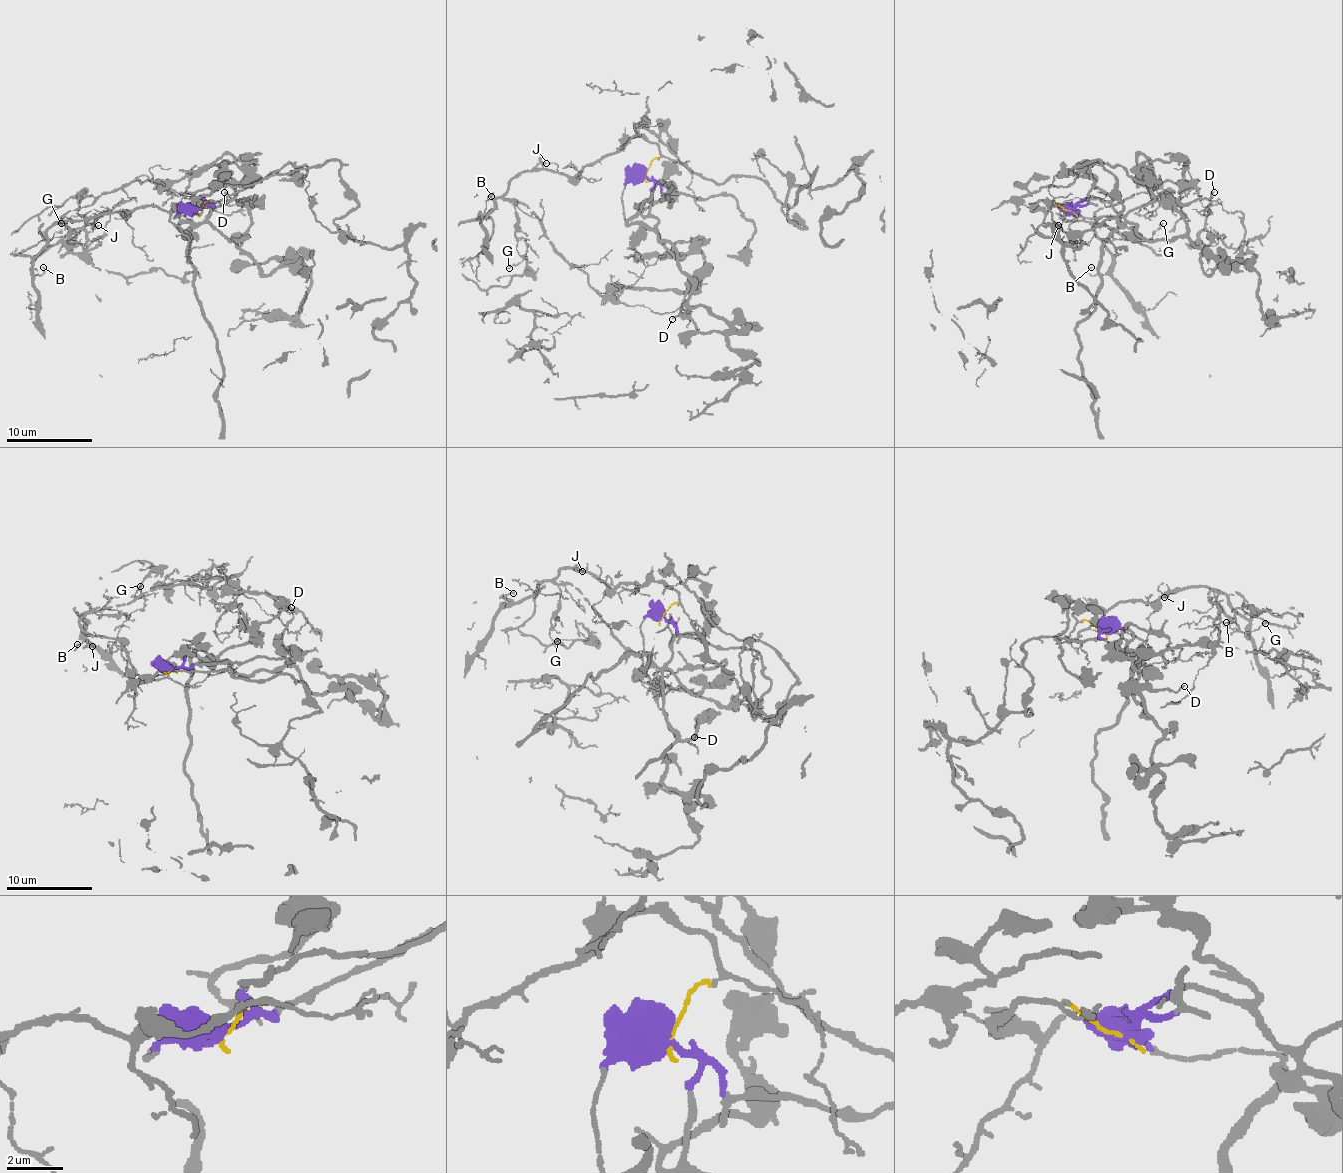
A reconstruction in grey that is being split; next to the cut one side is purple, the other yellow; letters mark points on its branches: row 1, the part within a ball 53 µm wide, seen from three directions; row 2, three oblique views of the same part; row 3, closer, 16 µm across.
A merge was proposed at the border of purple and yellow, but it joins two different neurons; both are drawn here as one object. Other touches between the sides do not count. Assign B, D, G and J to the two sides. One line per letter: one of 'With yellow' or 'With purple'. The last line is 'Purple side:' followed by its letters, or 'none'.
B: With yellow
D: With purple
G: With yellow
J: With yellow
Purple side: D

